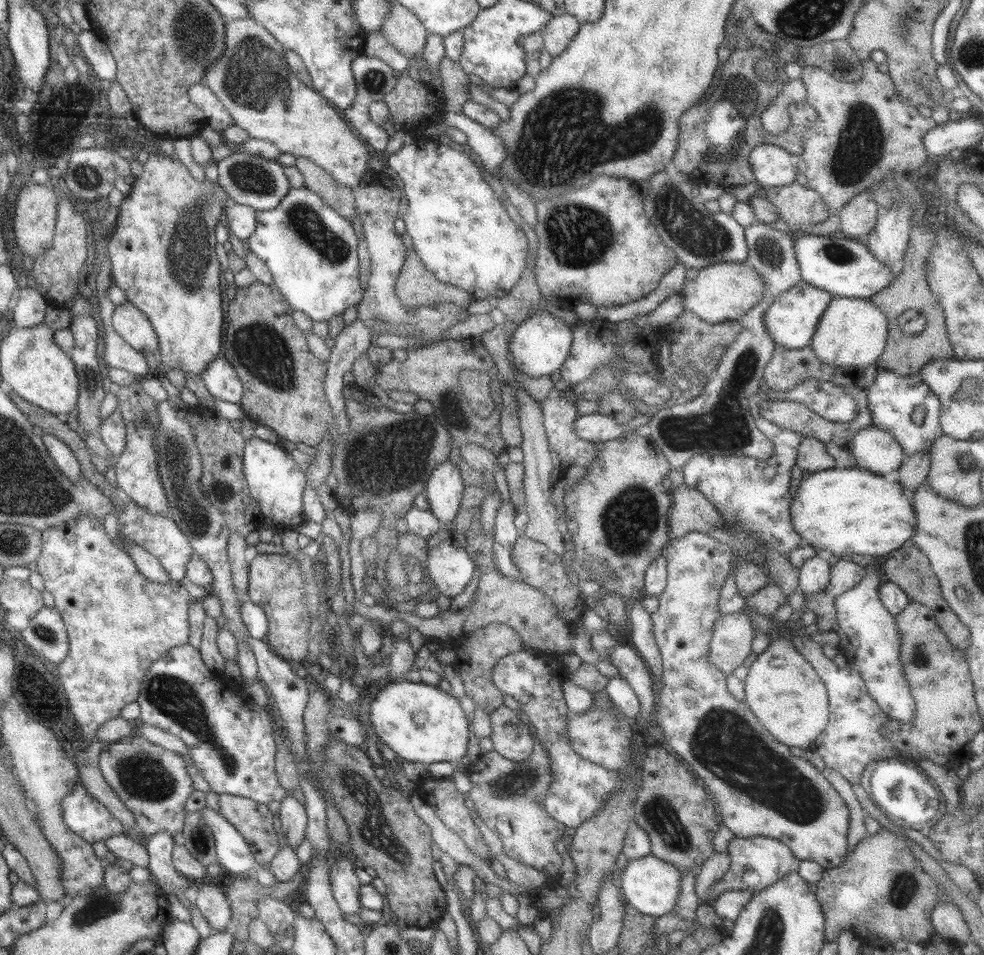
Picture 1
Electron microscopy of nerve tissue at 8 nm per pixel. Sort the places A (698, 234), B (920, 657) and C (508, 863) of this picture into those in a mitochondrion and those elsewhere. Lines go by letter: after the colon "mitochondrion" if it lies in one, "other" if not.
A: mitochondrion
B: mitochondrion
C: other

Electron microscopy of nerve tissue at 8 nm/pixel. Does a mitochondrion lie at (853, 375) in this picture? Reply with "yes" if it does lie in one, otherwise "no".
no

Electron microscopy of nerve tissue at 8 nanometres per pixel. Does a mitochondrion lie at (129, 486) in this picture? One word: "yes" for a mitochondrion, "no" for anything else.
no

